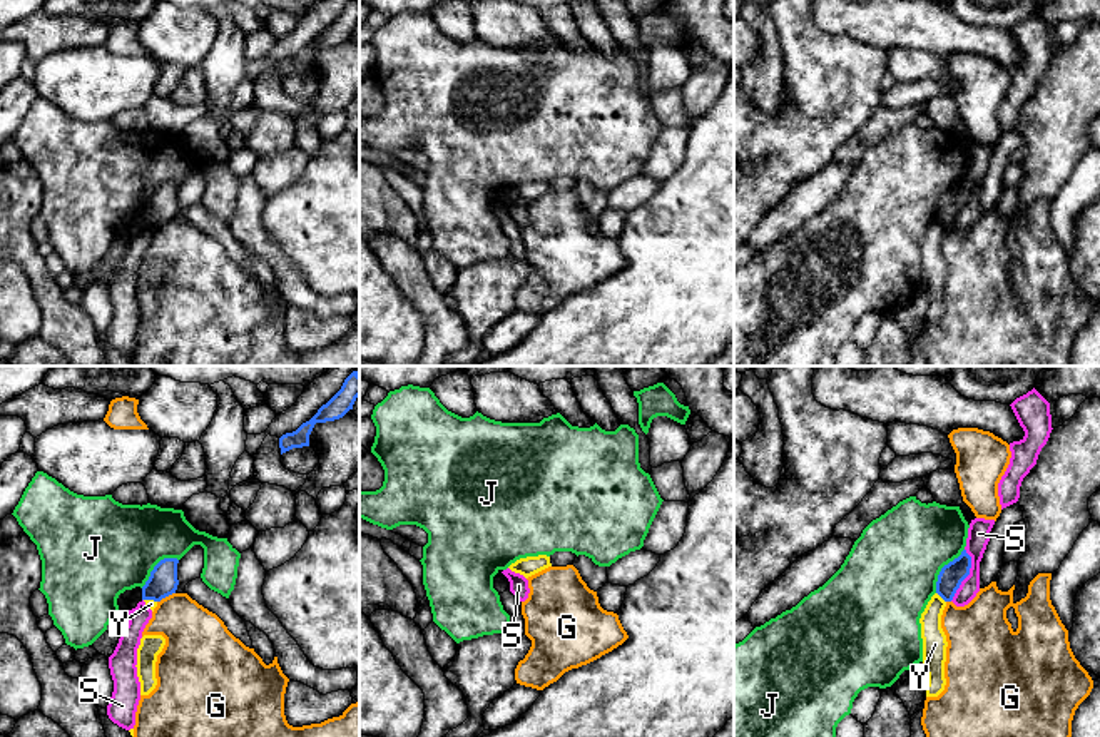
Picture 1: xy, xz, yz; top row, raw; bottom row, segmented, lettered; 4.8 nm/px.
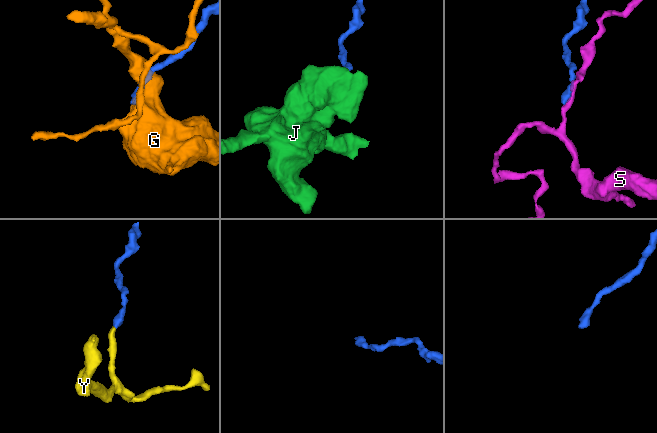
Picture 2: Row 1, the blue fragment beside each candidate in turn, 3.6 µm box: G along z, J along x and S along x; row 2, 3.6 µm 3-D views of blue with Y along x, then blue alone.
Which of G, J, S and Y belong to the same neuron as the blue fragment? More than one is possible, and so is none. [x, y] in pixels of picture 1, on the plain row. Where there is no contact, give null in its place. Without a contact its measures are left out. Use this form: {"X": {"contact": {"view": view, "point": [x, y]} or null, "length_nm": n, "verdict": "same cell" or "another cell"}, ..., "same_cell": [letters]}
{"G": {"contact": {"view": "xy", "point": [166, 221]}, "length_nm": 100, "verdict": "another cell"}, "J": {"contact": {"view": "yz", "point": [942, 194]}, "length_nm": 260, "verdict": "another cell"}, "S": {"contact": {"view": "yz", "point": [968, 199]}, "length_nm": 260, "verdict": "another cell"}, "Y": {"contact": {"view": "yz", "point": [940, 221]}, "length_nm": 70, "verdict": "another cell"}, "same_cell": []}

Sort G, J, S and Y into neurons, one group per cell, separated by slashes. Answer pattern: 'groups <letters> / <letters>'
groups G / J / S / Y

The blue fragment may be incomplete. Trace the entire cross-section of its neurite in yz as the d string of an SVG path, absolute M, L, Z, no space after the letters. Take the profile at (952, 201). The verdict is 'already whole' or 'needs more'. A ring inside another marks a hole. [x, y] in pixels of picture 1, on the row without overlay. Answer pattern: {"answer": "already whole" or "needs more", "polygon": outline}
{"answer": "already whole", "polygon": "M963 175L958 184L941 194L936 207L936 219L945 227L951 227L961 207L970 201L970 194L971 182Z"}

